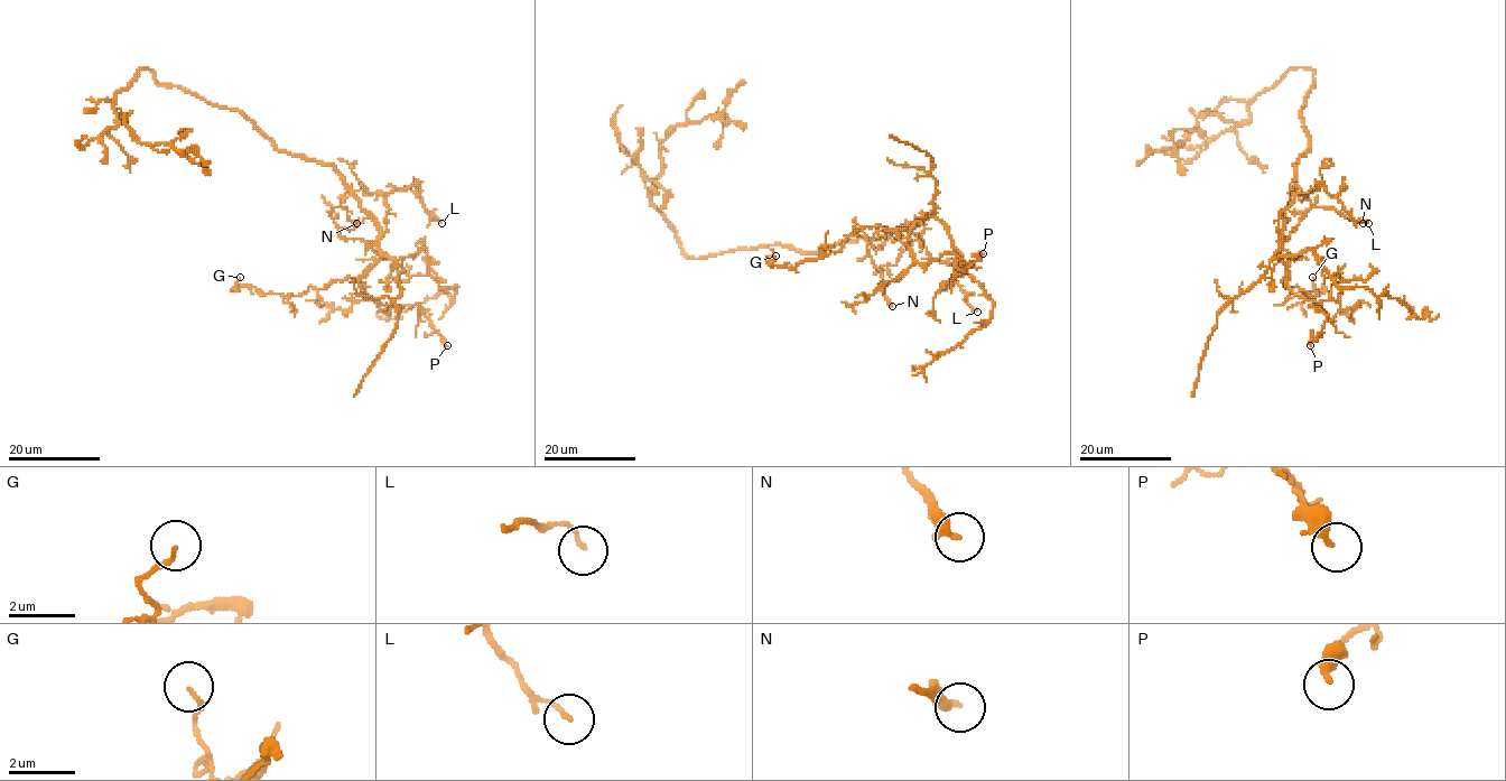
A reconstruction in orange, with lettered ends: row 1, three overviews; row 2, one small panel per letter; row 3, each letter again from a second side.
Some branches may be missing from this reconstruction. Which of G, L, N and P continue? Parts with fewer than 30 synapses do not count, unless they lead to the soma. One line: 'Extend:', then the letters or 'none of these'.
Extend: none of these

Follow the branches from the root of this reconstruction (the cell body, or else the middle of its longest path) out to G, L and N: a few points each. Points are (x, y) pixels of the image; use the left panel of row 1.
G: (278, 149), (334, 168), (378, 226), (381, 257), (355, 279), (297, 295), (238, 290), (240, 277)
L: (278, 149), (331, 165), (383, 232), (386, 197), (394, 189), (415, 184), (430, 220), (442, 223)
N: (278, 149), (331, 165), (373, 219), (379, 239), (370, 243), (343, 238), (331, 212), (344, 207), (356, 223)

